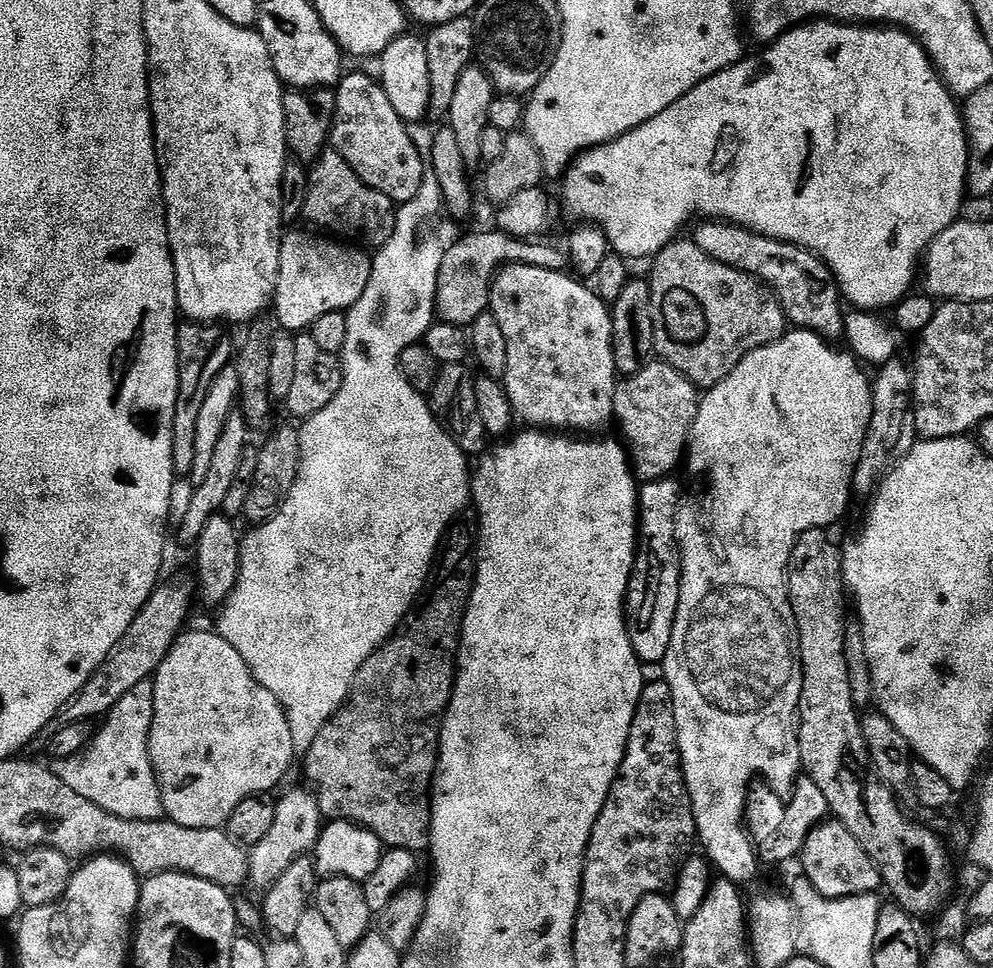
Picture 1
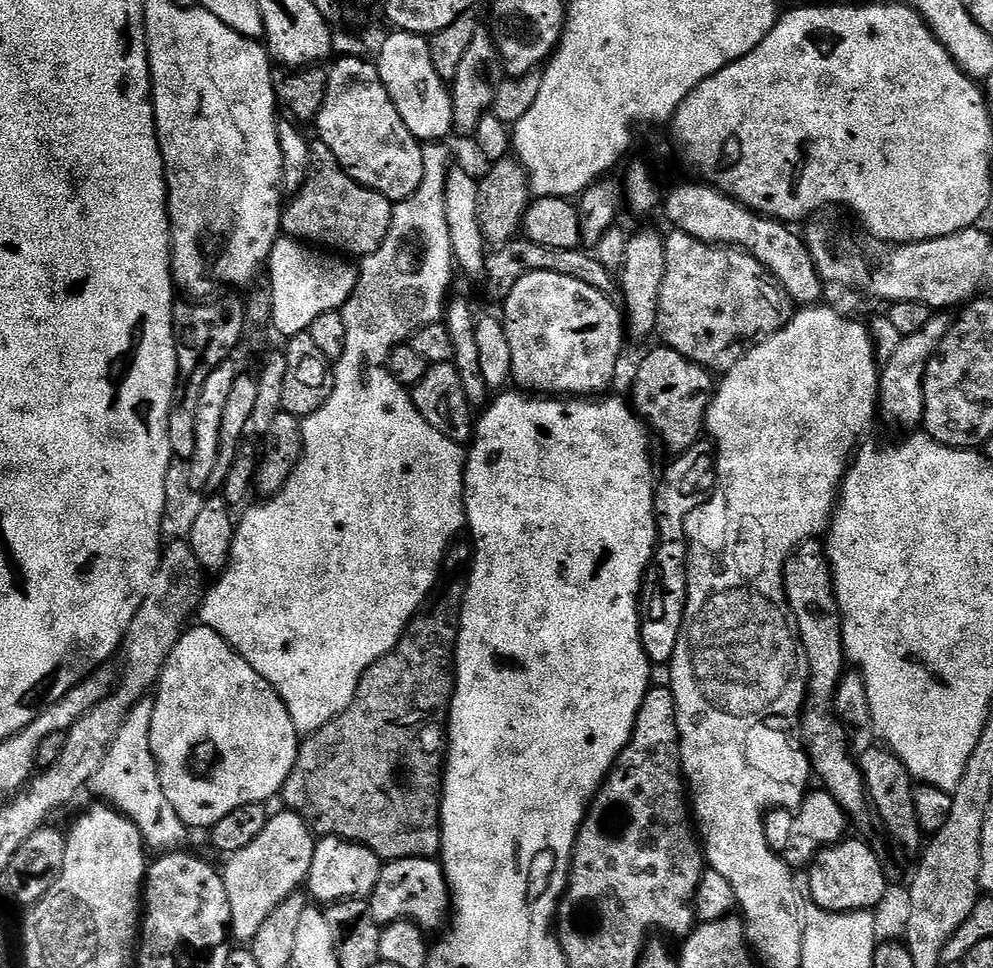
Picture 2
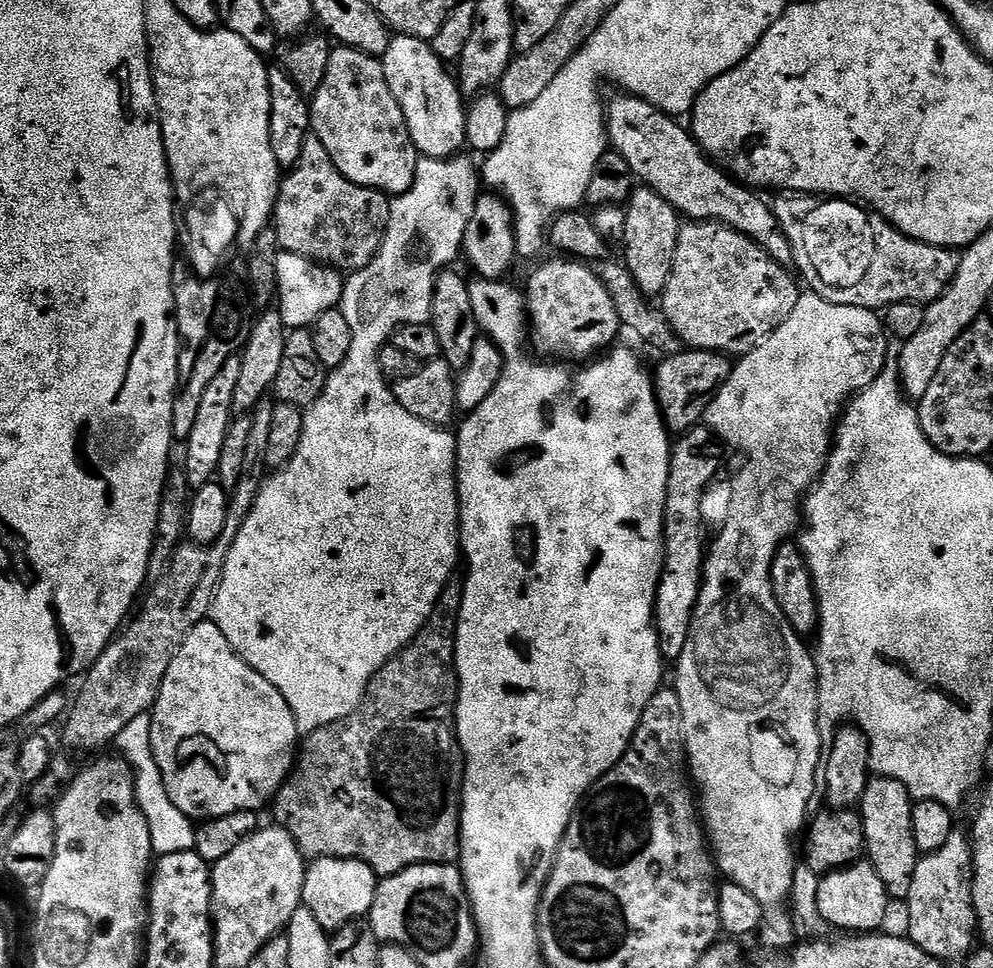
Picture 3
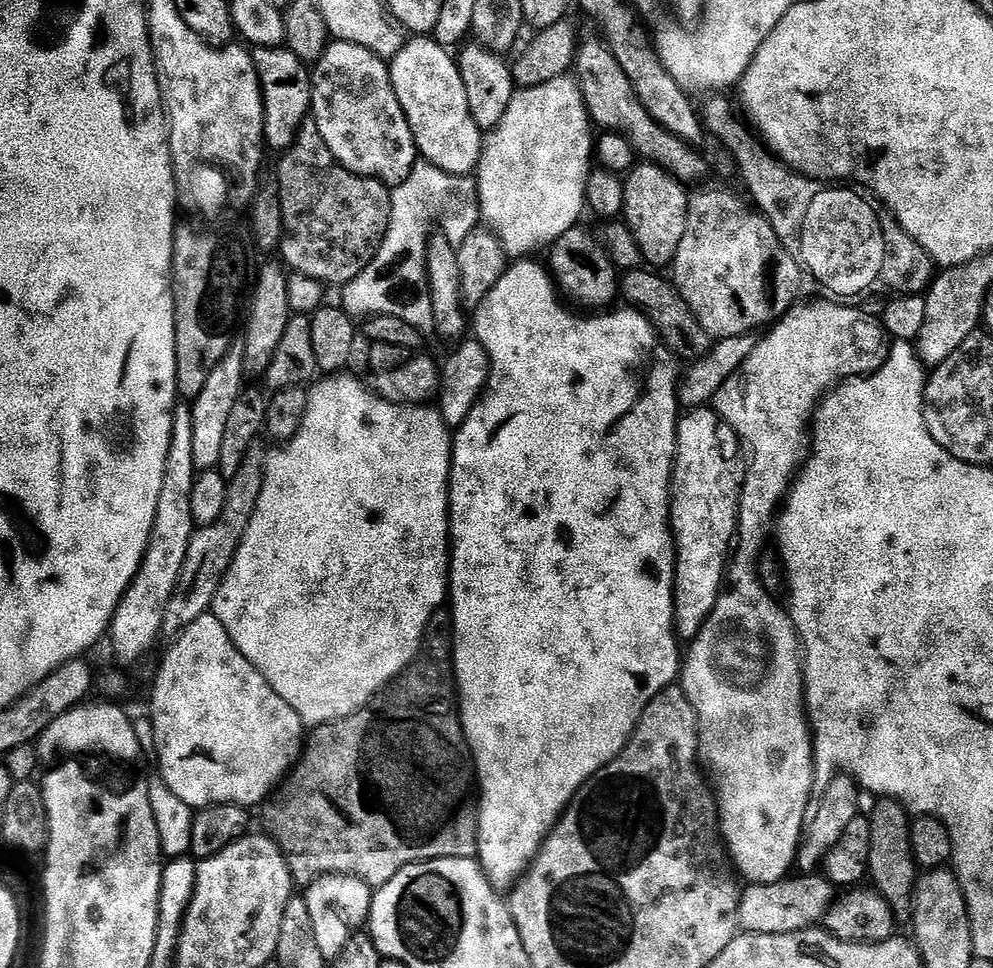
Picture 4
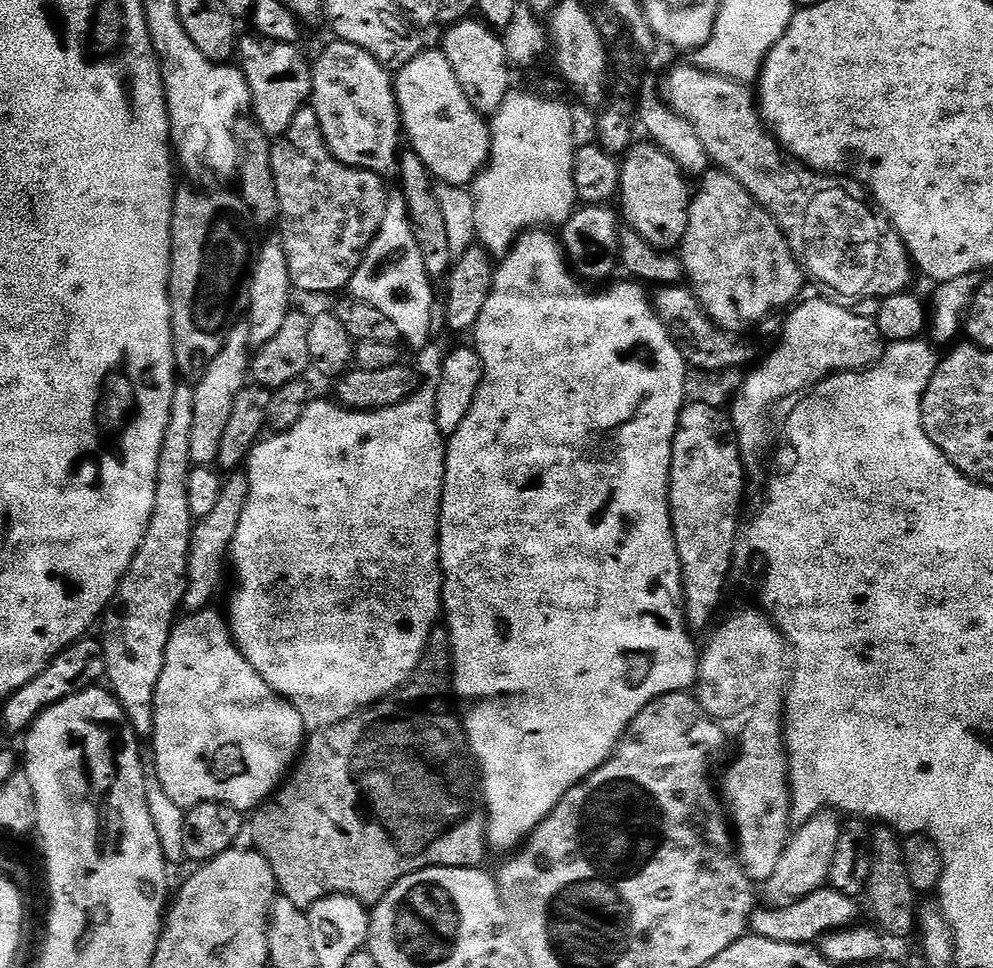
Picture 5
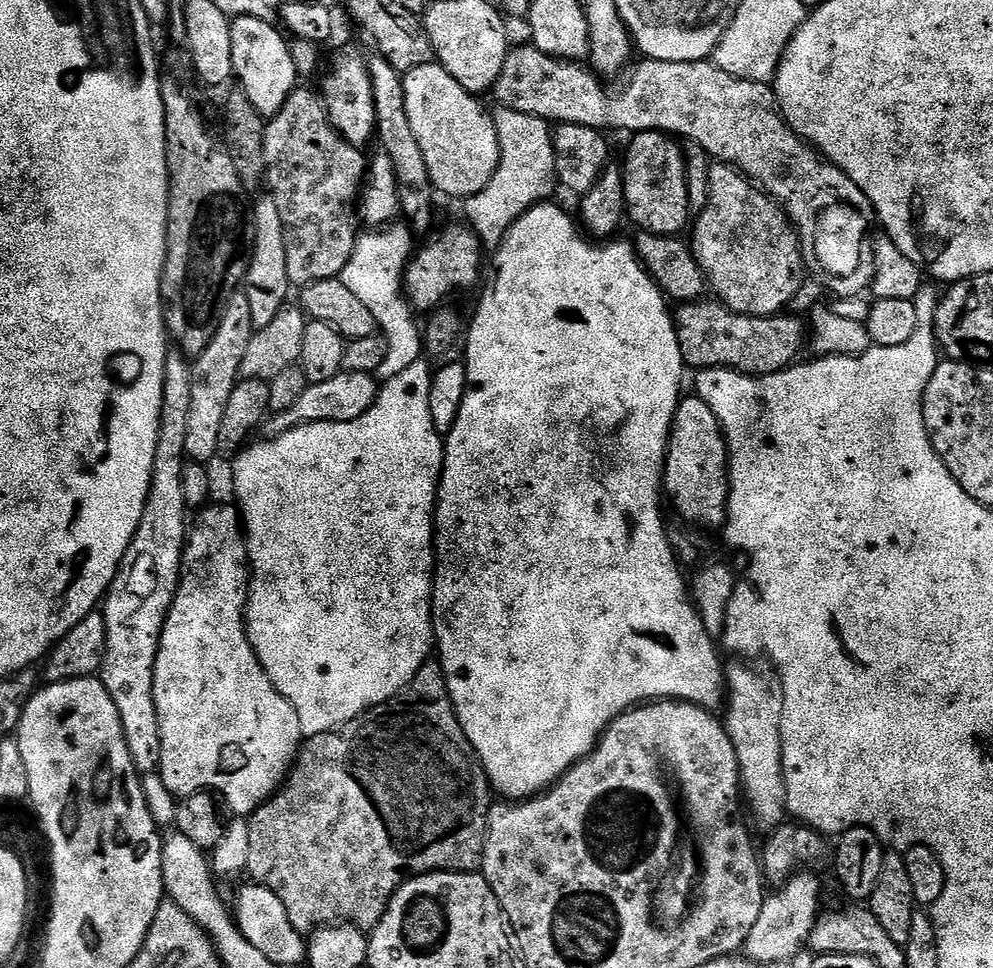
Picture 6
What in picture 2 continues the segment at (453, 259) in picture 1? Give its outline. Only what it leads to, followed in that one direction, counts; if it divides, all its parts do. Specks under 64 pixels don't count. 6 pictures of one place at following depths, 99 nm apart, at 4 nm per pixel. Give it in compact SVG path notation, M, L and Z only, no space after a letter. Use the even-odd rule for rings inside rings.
M513 238L507 244L499 245L498 250L487 257L486 277L488 276L488 292L496 299L503 302L514 290L514 282L531 272L549 272L550 274L566 274L566 278L578 278L578 282L586 282L586 286L594 286L598 294L615 297L618 292L617 277L591 251L583 247L570 250L554 250L550 246L538 246L538 242L530 242L526 238Z

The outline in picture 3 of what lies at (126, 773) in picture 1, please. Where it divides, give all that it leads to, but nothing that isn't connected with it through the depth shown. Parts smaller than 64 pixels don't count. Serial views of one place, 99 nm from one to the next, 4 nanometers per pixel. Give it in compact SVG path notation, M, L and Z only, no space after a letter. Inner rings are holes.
M148 712L138 714L122 730L122 734L114 742L115 747L120 747L119 755L132 769L132 778L136 782L136 801L140 803L140 809L150 826L150 838L152 839L152 851L157 857L166 854L182 854L191 852L196 847L197 825L174 802L170 802L170 794L166 794L166 782L162 782L162 770L158 770L158 762L154 758L154 750L150 742L150 726L152 717Z

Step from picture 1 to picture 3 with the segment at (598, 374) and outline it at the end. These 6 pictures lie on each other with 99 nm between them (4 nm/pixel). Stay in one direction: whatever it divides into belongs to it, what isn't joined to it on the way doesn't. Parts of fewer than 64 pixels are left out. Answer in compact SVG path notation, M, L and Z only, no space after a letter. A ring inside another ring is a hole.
M576 258L556 259L560 260L548 260L541 268L534 269L528 280L526 324L530 329L530 344L544 355L541 357L584 362L595 357L592 356L595 352L603 353L617 343L616 335L622 332L618 310L614 310L606 286L602 286L587 263Z

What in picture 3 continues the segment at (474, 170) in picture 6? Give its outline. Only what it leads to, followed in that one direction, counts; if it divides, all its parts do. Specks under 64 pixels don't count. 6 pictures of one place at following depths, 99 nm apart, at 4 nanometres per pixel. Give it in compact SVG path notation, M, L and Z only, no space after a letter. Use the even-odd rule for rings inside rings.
M393 35L382 63L390 94L394 94L398 106L402 106L417 153L439 160L457 155L466 144L466 100L460 95L453 73L451 76L444 69L447 68L445 61L434 54L431 43L413 36Z

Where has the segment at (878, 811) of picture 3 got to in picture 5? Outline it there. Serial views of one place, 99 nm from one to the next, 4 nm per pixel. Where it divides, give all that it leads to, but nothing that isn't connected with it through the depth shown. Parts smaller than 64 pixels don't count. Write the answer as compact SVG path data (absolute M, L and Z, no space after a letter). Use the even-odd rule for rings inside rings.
M880 826L872 833L872 870L868 874L866 900L872 903L872 912L876 915L877 920L875 923L889 937L891 937L890 935L908 936L911 932L913 935L917 931L918 907L916 908L916 900L918 900L918 893L912 889L910 874L906 870L904 840L901 833L897 832L895 828Z

